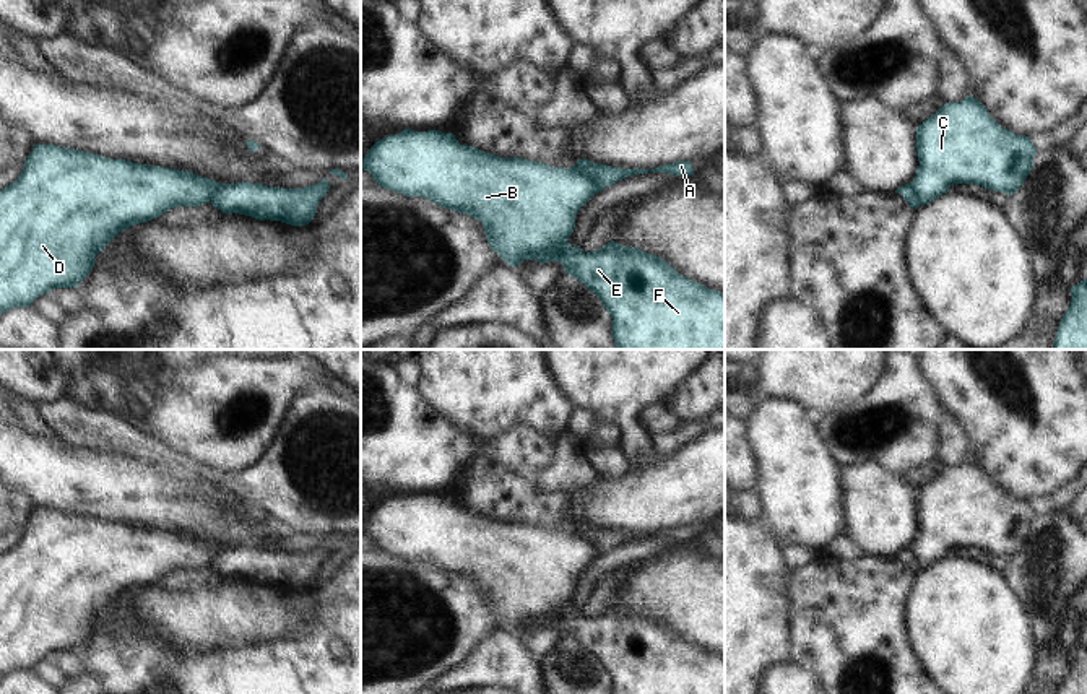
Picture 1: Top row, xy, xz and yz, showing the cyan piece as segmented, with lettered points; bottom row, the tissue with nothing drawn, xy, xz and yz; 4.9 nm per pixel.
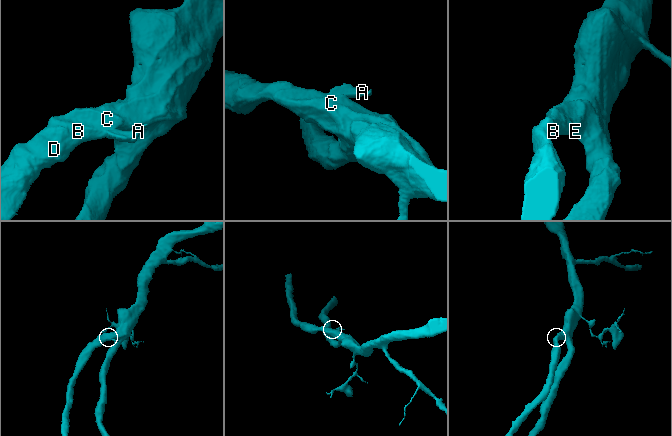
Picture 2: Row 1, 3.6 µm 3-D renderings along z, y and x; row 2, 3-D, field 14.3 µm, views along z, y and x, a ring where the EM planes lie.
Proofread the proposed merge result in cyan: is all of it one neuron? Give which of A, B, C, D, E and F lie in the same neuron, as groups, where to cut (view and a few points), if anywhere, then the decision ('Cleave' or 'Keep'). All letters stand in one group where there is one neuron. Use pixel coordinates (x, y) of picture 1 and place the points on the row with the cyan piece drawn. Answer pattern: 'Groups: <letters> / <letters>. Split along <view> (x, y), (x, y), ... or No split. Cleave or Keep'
Groups: A / B C D E F. Split along xz (572, 168), (584, 174), (597, 192). Cleave.

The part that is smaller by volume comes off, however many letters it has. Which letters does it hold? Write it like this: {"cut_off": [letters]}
{"cut_off": ["A"]}

